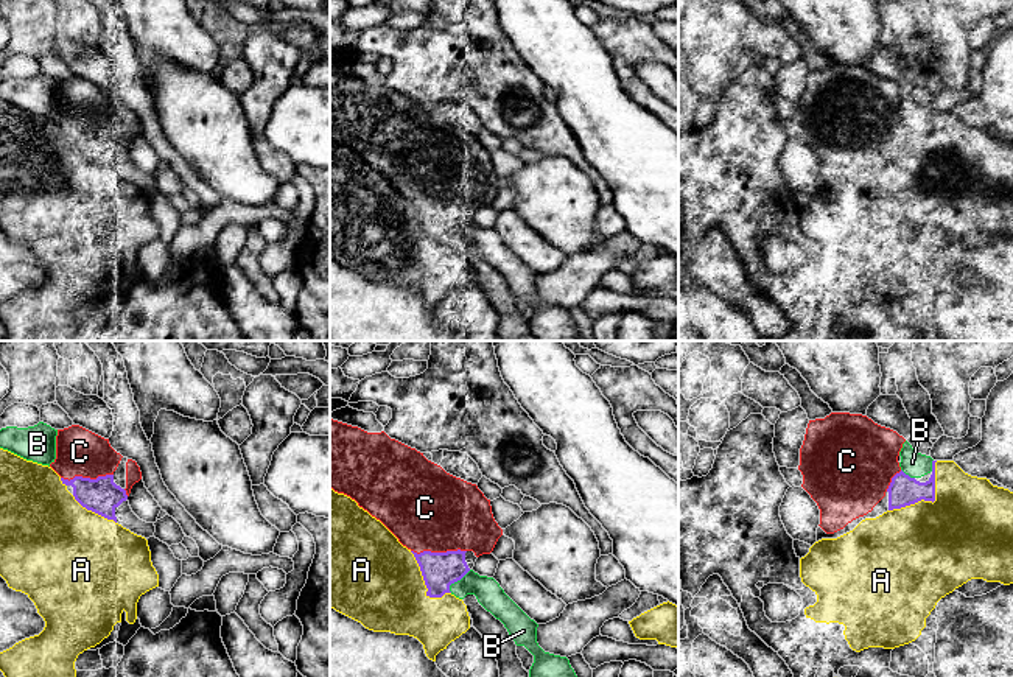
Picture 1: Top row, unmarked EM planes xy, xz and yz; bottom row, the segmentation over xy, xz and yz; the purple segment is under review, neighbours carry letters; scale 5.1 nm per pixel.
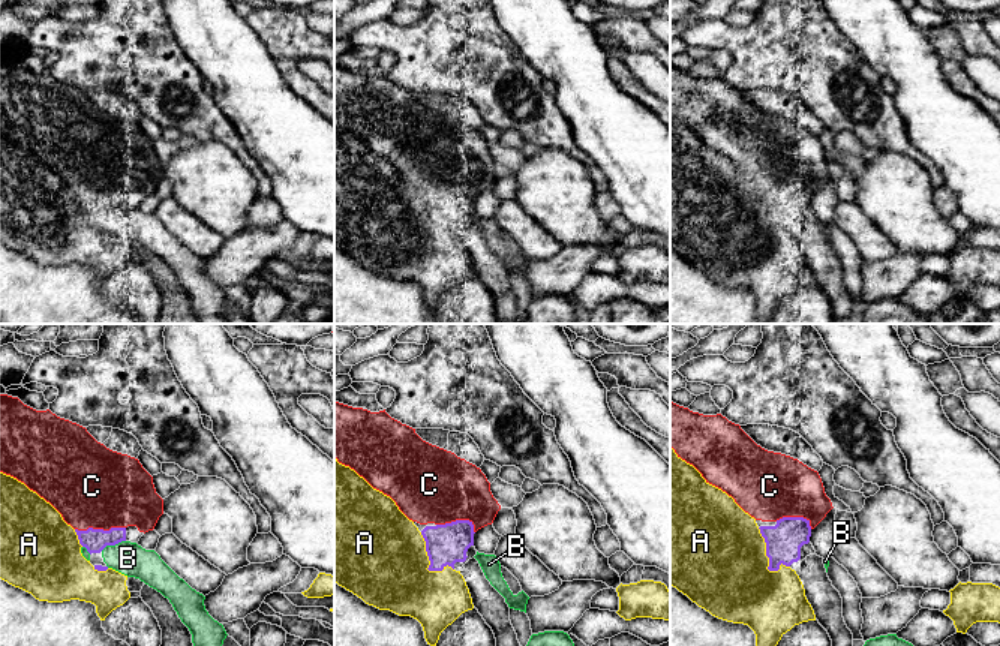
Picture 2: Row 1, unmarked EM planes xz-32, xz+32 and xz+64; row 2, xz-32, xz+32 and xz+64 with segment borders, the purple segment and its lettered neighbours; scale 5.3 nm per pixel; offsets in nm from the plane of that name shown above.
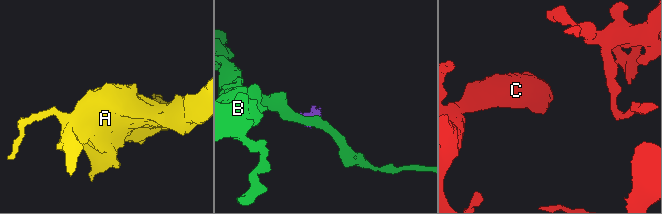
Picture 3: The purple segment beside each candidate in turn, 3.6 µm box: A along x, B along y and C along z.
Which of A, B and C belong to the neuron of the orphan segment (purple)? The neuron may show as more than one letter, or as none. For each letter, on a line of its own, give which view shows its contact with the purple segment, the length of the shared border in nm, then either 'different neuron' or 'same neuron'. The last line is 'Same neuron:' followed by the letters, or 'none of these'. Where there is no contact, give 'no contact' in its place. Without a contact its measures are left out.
A: meets purple in yz; contact 360 nm long; different neuron
B: meets purple in xz; contact 160 nm long; different neuron
C: meets purple in xz; contact 280 nm long; same neuron
Same neuron: C

